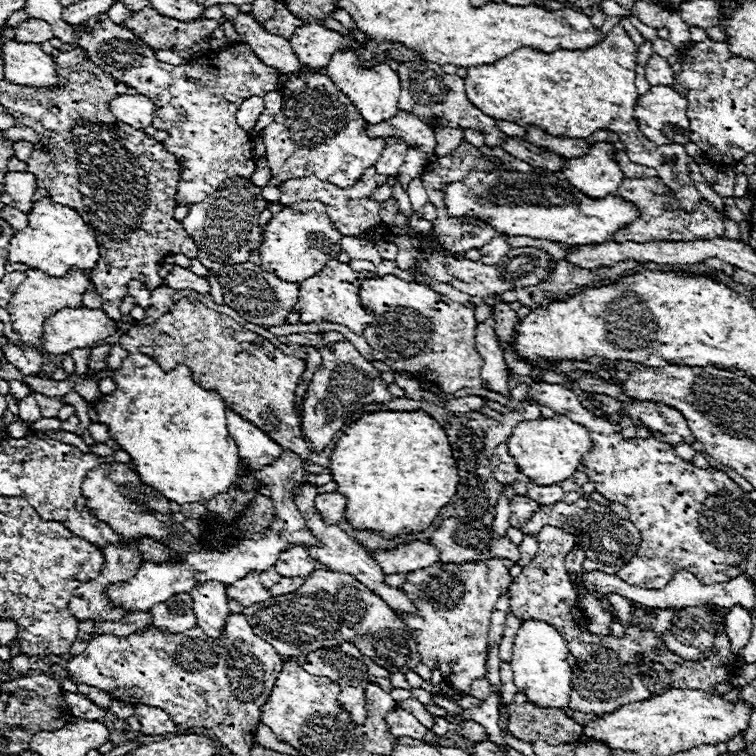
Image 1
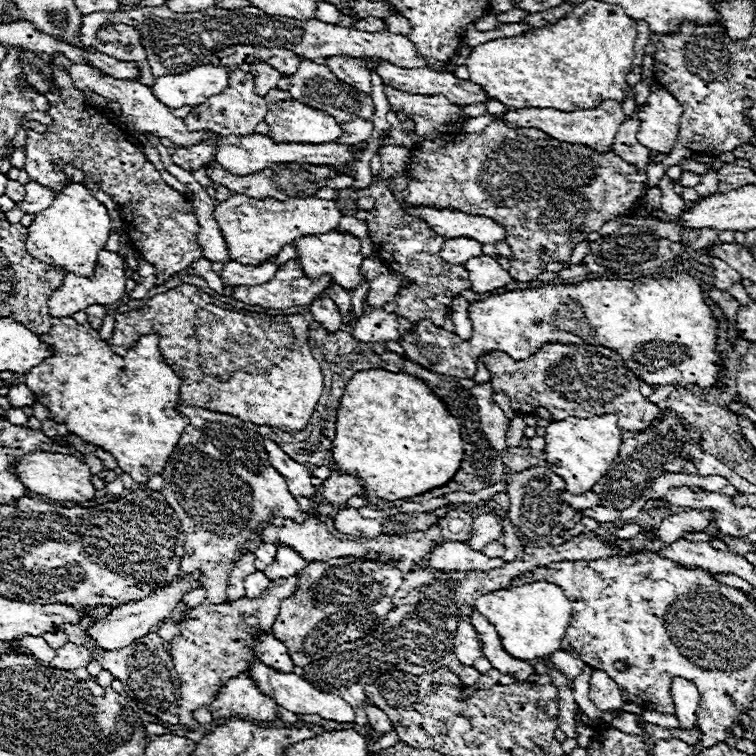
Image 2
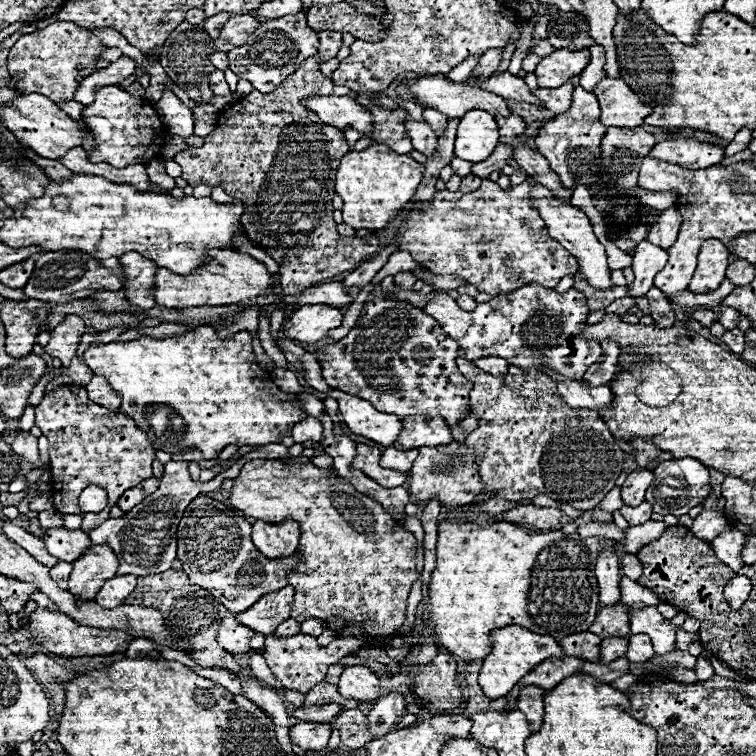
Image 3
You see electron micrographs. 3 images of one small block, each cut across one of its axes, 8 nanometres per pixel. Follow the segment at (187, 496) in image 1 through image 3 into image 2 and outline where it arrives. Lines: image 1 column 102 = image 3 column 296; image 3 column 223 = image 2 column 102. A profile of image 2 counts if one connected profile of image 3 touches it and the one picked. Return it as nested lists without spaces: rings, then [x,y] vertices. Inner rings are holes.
[[[52,318],[52,328],[40,336],[44,344],[52,348],[52,356],[46,358],[36,370],[26,374],[24,384],[36,396],[36,402],[46,406],[50,418],[58,424],[66,424],[70,434],[84,438],[86,442],[100,446],[102,450],[110,452],[118,466],[132,476],[134,482],[148,482],[152,474],[164,470],[172,450],[176,448],[176,440],[188,426],[188,418],[174,410],[180,404],[180,378],[174,370],[164,362],[158,350],[158,336],[148,334],[142,336],[134,346],[126,352],[126,356],[118,356],[110,350],[110,346],[100,338],[98,330],[94,330],[88,322],[78,324],[72,318]]]

